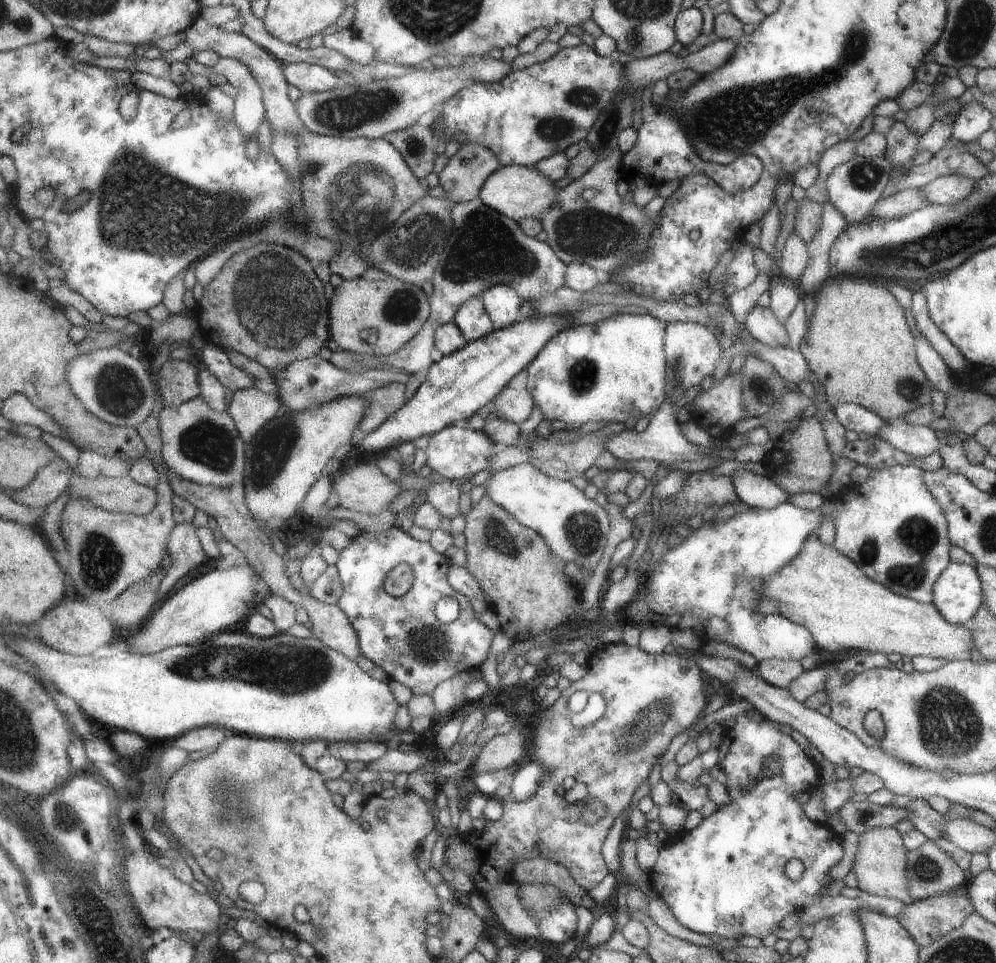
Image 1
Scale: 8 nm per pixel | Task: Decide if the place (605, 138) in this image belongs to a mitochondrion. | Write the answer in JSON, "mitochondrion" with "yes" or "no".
{"mitochondrion":"yes"}

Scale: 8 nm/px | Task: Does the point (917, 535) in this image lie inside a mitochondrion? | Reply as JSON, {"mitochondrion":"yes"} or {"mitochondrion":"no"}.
{"mitochondrion":"yes"}

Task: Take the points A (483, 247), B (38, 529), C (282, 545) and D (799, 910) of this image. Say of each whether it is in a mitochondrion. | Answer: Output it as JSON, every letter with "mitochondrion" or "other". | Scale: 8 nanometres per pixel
{"A":"mitochondrion","B":"other","C":"other","D":"other"}

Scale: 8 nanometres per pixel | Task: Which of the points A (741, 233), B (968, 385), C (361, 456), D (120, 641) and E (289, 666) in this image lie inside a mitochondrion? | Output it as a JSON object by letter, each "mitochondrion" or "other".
{"A":"other","B":"other","C":"other","D":"other","E":"mitochondrion"}

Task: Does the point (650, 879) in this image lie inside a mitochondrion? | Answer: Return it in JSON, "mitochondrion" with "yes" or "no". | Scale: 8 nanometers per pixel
{"mitochondrion":"no"}

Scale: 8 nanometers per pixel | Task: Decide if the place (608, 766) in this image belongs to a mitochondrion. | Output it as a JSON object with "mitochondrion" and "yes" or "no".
{"mitochondrion":"yes"}

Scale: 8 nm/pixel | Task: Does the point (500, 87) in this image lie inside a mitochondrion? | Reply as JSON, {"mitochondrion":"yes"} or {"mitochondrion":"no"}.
{"mitochondrion":"no"}

